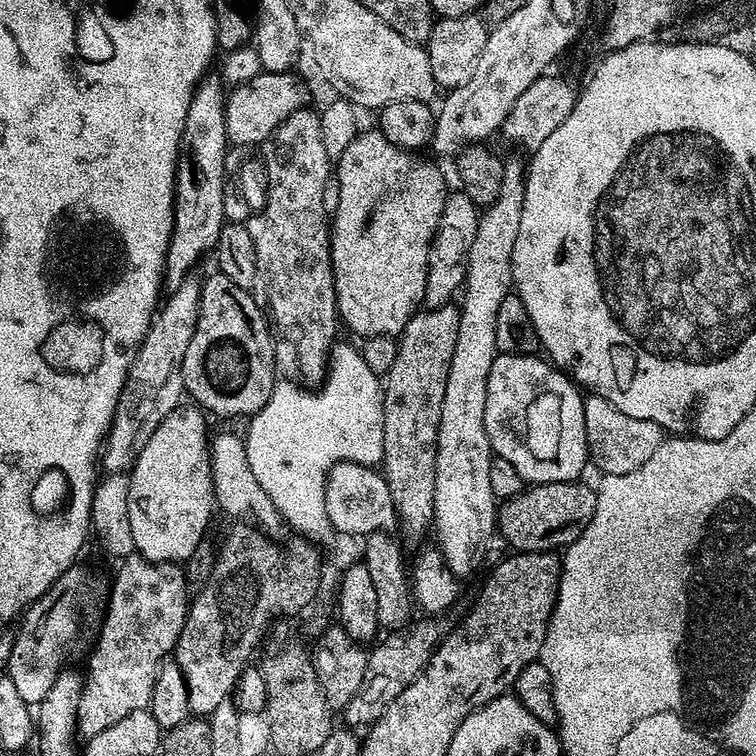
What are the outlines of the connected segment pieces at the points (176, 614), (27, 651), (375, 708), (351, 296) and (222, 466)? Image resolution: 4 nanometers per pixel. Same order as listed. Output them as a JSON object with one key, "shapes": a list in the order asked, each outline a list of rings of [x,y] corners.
{"shapes":[[[[139,554],[123,557],[119,564],[120,569],[112,580],[112,593],[108,596],[108,613],[104,616],[96,649],[88,660],[84,689],[80,691],[76,726],[84,738],[99,734],[106,726],[114,726],[114,722],[126,718],[126,714],[134,714],[134,710],[145,710],[151,705],[160,663],[175,649],[188,616],[190,591],[180,564],[155,564]]],[[[73,566],[63,572],[52,583],[50,590],[46,590],[46,594],[42,594],[27,609],[26,617],[32,624],[21,626],[20,636],[18,632],[6,669],[14,686],[18,686],[18,694],[22,694],[22,702],[39,706],[42,698],[50,694],[50,686],[54,686],[58,674],[69,663],[68,655],[80,640],[80,615],[87,604],[88,576],[80,566]]],[[[444,618],[422,619],[424,620],[417,619],[399,630],[389,631],[385,635],[388,637],[384,641],[381,639],[375,645],[377,648],[368,652],[366,674],[362,678],[362,686],[358,686],[354,698],[350,698],[348,705],[342,709],[342,716],[348,723],[345,725],[349,729],[367,729],[378,718],[382,718],[390,702],[394,702],[394,698],[398,698],[398,694],[402,694],[402,690],[406,690],[406,686],[410,686],[410,682],[418,678],[418,674],[436,653],[436,648],[443,642],[450,624],[447,624]]],[[[360,130],[334,164],[339,201],[336,212],[330,216],[330,239],[336,311],[343,327],[345,324],[360,338],[399,337],[406,322],[410,322],[424,302],[428,251],[438,230],[438,218],[442,218],[442,206],[446,206],[450,185],[434,165],[412,156],[415,155],[411,151],[391,144],[383,132]]],[[[220,432],[211,437],[210,455],[212,458],[212,494],[215,503],[228,516],[241,516],[241,521],[251,522],[257,529],[273,534],[282,528],[280,512],[270,502],[270,494],[258,486],[258,478],[254,478],[254,470],[250,470],[250,462],[246,458],[246,446],[243,439],[232,432]]]]}

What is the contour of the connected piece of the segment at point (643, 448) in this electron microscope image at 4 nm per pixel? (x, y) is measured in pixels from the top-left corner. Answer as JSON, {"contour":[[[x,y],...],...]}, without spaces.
{"contour":[[[591,394],[584,396],[584,413],[586,414],[586,442],[588,443],[588,458],[594,465],[596,464],[597,473],[613,476],[614,474],[630,474],[630,470],[638,470],[638,466],[646,466],[646,461],[654,455],[654,450],[666,439],[666,433],[654,422],[646,422],[646,418],[630,418],[630,414],[622,414],[606,398],[593,396]]]}

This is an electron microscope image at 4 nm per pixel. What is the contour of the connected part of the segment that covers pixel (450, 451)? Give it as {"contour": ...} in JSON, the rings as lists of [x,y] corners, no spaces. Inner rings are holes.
{"contour":[[[505,159],[498,198],[481,211],[478,235],[470,246],[466,278],[462,295],[458,300],[460,309],[458,342],[454,342],[454,354],[450,358],[450,370],[446,378],[446,394],[442,398],[442,418],[438,422],[438,446],[434,470],[434,514],[432,515],[432,528],[434,533],[436,532],[434,544],[440,551],[445,567],[459,578],[472,576],[479,570],[480,563],[488,552],[488,539],[497,531],[498,501],[494,490],[490,490],[490,462],[494,458],[494,453],[490,446],[490,438],[486,434],[486,378],[490,378],[490,366],[494,366],[498,355],[494,342],[494,321],[498,319],[501,303],[514,288],[512,255],[514,238],[518,238],[518,222],[522,222],[525,175],[526,164],[523,159],[521,161]]]}

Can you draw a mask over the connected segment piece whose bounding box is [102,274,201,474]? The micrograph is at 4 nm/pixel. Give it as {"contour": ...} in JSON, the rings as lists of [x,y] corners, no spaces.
{"contour":[[[189,274],[163,301],[162,307],[152,318],[152,325],[144,340],[136,349],[136,357],[126,374],[126,382],[120,391],[112,424],[102,445],[102,468],[105,473],[127,473],[136,463],[136,456],[150,442],[150,434],[162,426],[164,419],[181,407],[180,396],[185,395],[182,378],[182,362],[186,358],[186,346],[194,338],[200,313],[201,281]]]}

